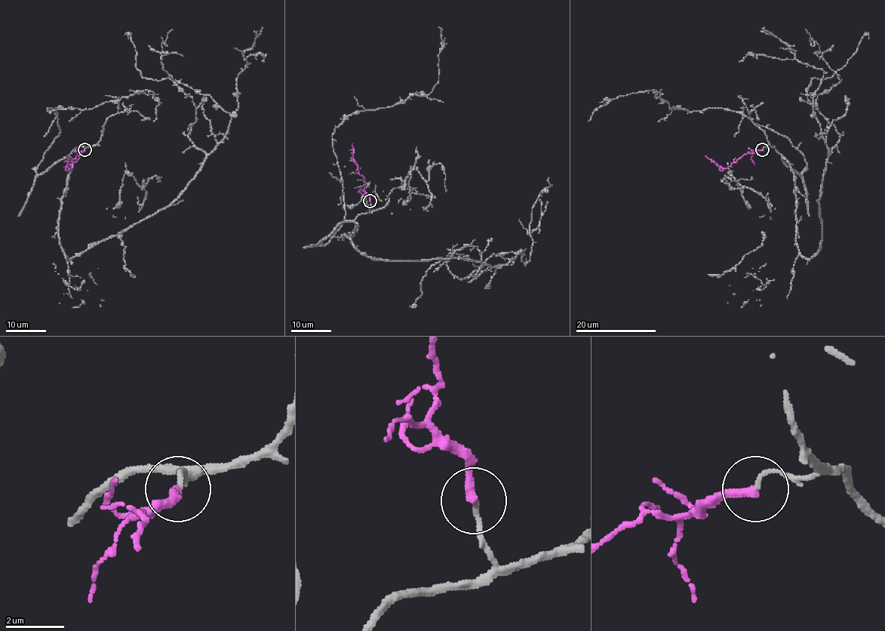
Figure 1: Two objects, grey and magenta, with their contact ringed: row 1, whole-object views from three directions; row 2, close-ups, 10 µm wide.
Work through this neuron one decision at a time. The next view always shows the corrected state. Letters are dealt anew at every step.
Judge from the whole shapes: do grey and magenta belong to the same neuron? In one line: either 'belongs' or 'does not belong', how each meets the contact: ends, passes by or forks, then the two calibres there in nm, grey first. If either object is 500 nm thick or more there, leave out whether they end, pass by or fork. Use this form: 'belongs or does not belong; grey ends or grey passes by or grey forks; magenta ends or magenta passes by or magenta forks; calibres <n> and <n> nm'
belongs; grey ends; magenta ends; calibres 150 and 320 nm

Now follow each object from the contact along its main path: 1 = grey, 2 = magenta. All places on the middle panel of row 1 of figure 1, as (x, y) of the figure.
1: (370, 201), (344, 235), (368, 256), (490, 267), (474, 278), (480, 251), (463, 246), (428, 270), (413, 307)
2: (370, 201), (370, 197), (364, 189), (364, 177), (359, 173), (353, 155), (352, 143)

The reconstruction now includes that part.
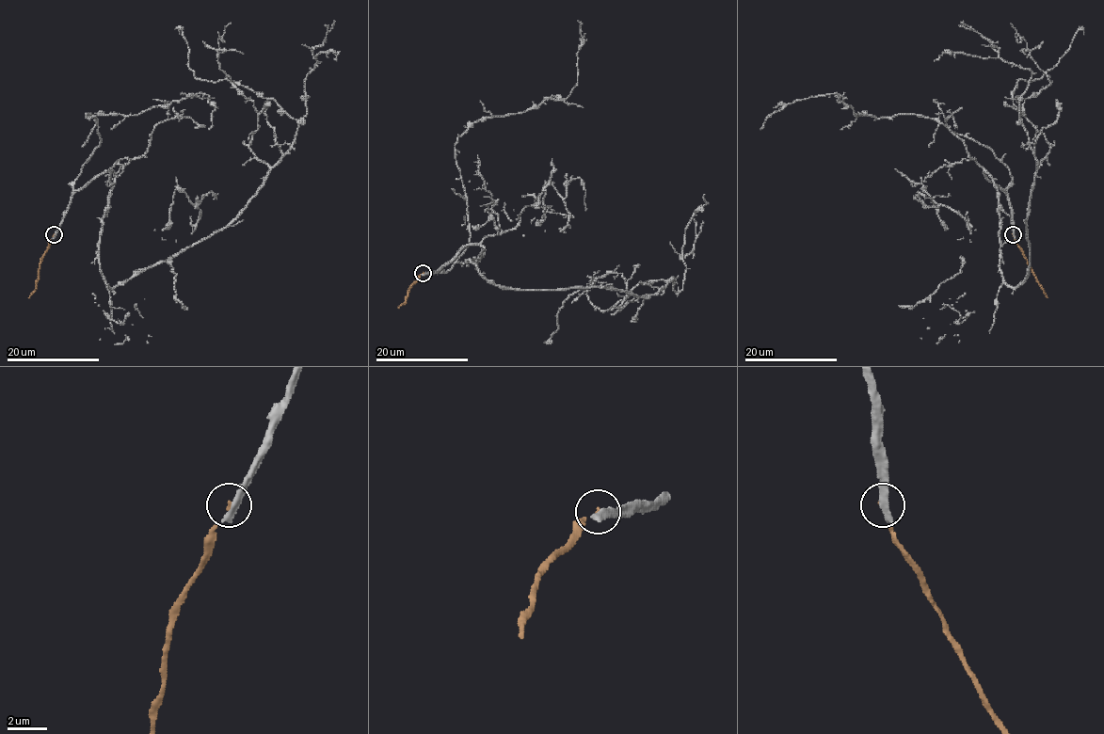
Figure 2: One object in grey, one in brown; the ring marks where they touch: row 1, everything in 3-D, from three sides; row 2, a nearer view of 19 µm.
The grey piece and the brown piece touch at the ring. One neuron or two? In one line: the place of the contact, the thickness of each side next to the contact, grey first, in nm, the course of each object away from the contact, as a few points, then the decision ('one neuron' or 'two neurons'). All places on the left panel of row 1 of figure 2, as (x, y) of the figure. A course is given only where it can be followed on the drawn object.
at (54, 234); 400 nm thick on the grey side, 130 nm on the other; grey runs (54, 235), (112, 171), (99, 271), (116, 287), (222, 231), (262, 183), (254, 103), (196, 77), (180, 34); brown runs (54, 235), (40, 261), (37, 286), (28, 297); two neurons

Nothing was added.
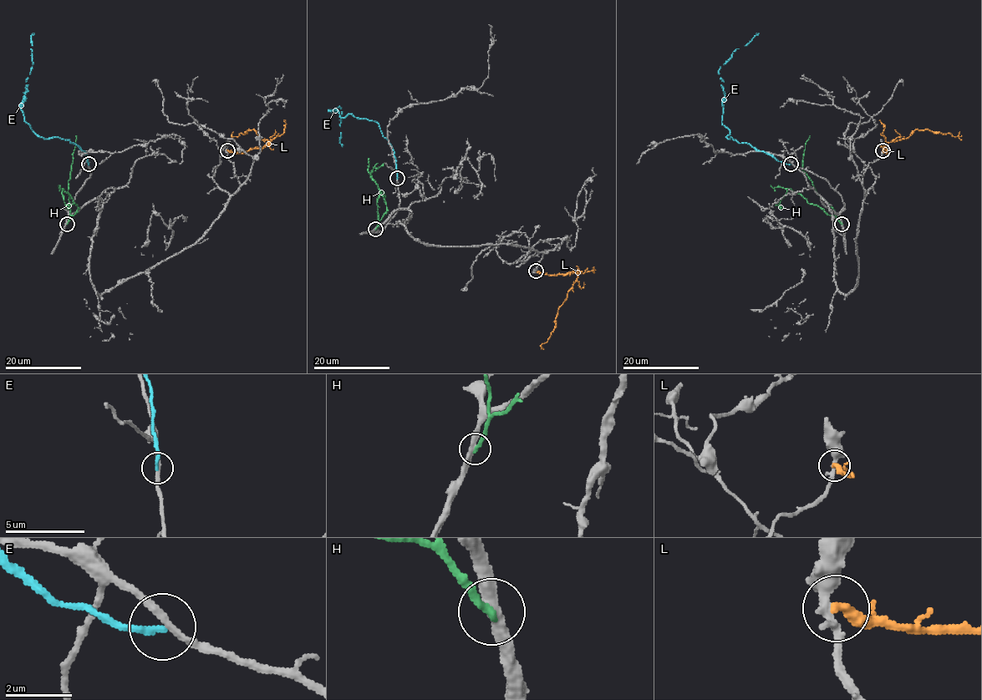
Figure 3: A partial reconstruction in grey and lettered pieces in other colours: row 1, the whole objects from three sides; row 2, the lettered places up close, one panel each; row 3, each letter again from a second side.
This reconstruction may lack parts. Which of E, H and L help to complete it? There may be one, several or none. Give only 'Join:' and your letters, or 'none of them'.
Join: none of them

